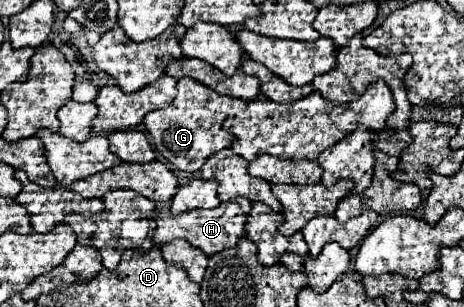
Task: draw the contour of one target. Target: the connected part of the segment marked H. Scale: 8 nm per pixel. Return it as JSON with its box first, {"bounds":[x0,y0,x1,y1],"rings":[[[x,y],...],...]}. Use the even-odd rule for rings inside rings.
{"bounds":[153,197,252,255],"rings":[[[240,197],[236,201],[227,201],[221,203],[215,209],[193,209],[193,211],[185,211],[179,215],[165,215],[161,217],[161,211],[155,211],[153,219],[157,223],[155,231],[153,231],[153,245],[161,247],[169,241],[173,241],[175,237],[181,237],[185,241],[189,241],[191,245],[199,247],[201,251],[205,251],[207,255],[215,255],[231,245],[237,243],[239,237],[243,237],[243,225],[247,221],[247,217],[251,211],[252,202],[247,198]]]}

